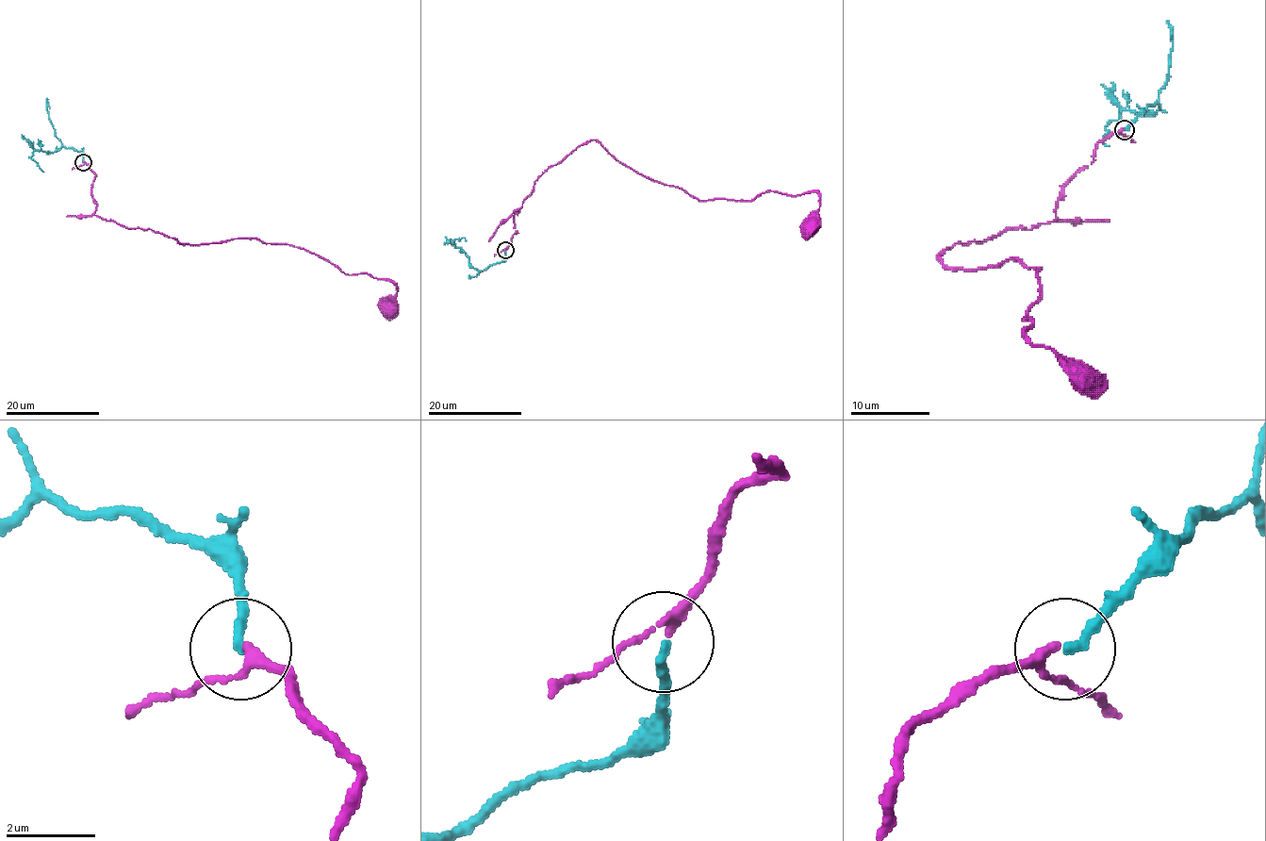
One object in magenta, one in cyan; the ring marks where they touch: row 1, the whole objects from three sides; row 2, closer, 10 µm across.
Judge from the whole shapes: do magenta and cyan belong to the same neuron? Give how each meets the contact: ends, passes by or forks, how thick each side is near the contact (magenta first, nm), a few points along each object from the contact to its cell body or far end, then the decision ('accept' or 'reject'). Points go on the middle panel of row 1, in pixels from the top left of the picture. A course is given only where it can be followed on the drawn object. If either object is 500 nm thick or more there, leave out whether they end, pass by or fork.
magenta passes by; cyan ends; calibres 200 and 220 nm; course magenta (506, 249), (517, 232), (517, 208), (535, 181), (594, 140), (619, 161), (699, 200), (815, 192), (813, 228); course cyan (506, 251), (500, 262), (478, 271), (453, 244), (456, 239), (466, 241); accept

